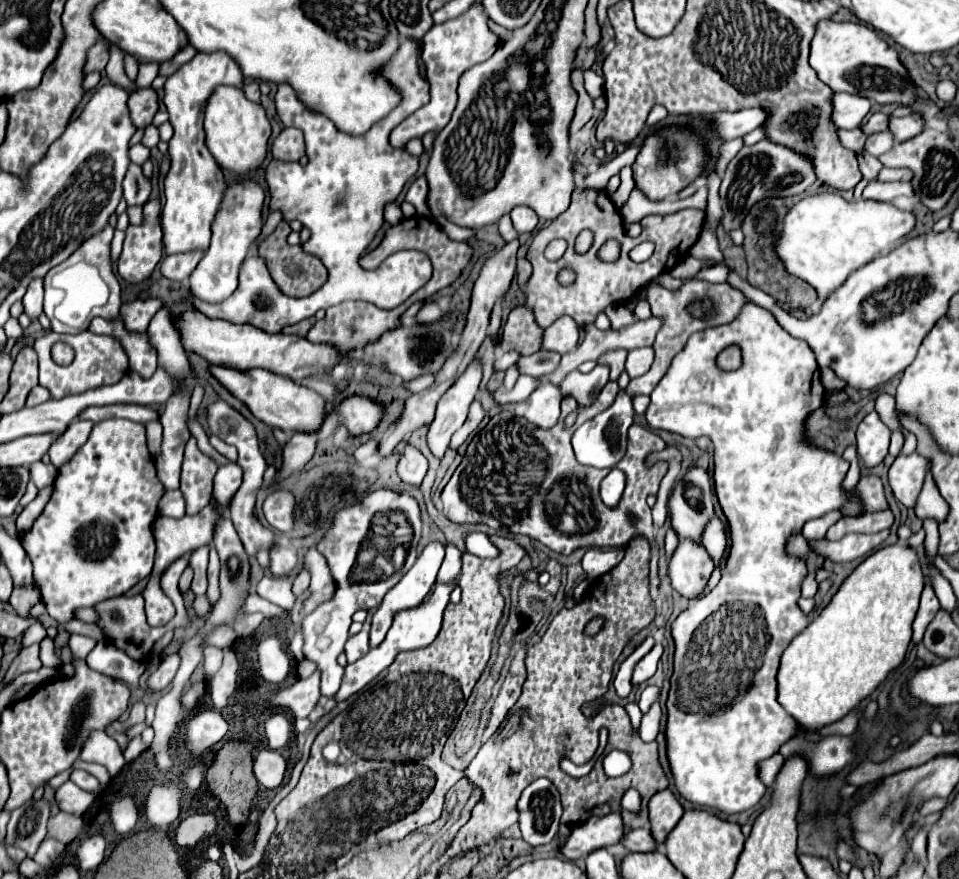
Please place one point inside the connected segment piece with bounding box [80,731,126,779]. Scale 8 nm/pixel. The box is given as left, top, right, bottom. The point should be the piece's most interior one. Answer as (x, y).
(101, 749)

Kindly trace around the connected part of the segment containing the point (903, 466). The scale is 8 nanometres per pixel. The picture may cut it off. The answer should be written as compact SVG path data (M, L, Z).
M918 451L910 455L898 455L888 469L888 483L894 497L904 507L914 507L916 497L922 489L930 459L922 457Z

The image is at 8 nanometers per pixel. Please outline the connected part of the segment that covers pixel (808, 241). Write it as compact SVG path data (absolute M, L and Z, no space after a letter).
M836 193L806 197L788 211L776 251L794 277L810 283L818 299L826 299L852 271L892 251L900 237L906 237L916 227L916 215L908 207L913 204L917 203L880 203L866 199L848 203Z

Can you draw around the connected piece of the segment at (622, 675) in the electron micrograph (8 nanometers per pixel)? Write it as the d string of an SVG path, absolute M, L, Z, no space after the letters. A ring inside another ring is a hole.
M646 637L642 641L640 647L636 647L636 651L620 665L618 673L613 678L613 684L616 690L616 693L621 698L626 698L630 693L632 693L632 673L634 673L634 667L636 663L654 647L654 639L652 637Z

